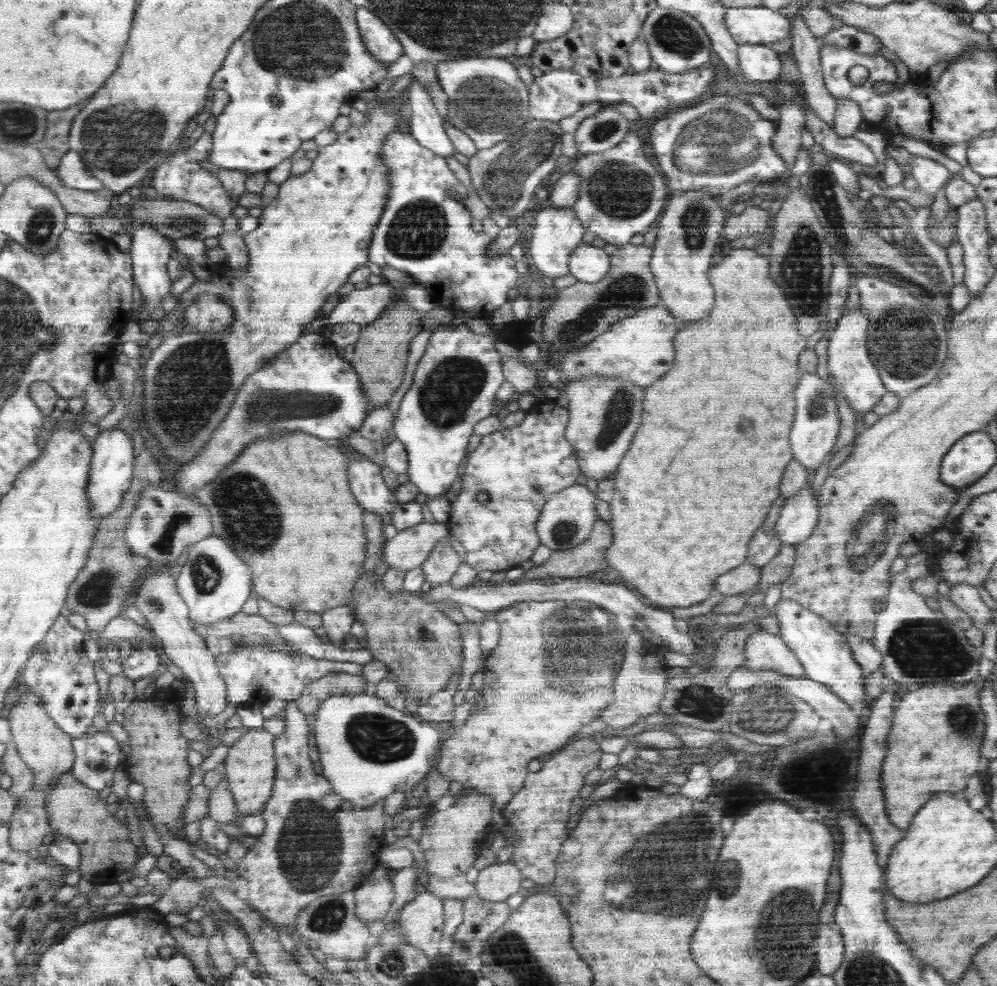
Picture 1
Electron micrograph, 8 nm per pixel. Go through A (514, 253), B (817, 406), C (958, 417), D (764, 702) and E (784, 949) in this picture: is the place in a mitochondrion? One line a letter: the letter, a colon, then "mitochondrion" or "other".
A: other
B: mitochondrion
C: other
D: mitochondrion
E: mitochondrion

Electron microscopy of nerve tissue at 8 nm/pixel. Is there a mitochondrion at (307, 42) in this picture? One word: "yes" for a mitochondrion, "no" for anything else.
yes

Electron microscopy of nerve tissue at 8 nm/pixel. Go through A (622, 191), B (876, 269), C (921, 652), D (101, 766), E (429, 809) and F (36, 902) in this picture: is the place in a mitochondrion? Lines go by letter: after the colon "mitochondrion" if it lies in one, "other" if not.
A: mitochondrion
B: mitochondrion
C: mitochondrion
D: other
E: other
F: other

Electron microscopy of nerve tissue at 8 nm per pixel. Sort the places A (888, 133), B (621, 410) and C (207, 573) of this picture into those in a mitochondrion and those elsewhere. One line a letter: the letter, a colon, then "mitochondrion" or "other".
A: other
B: mitochondrion
C: mitochondrion

